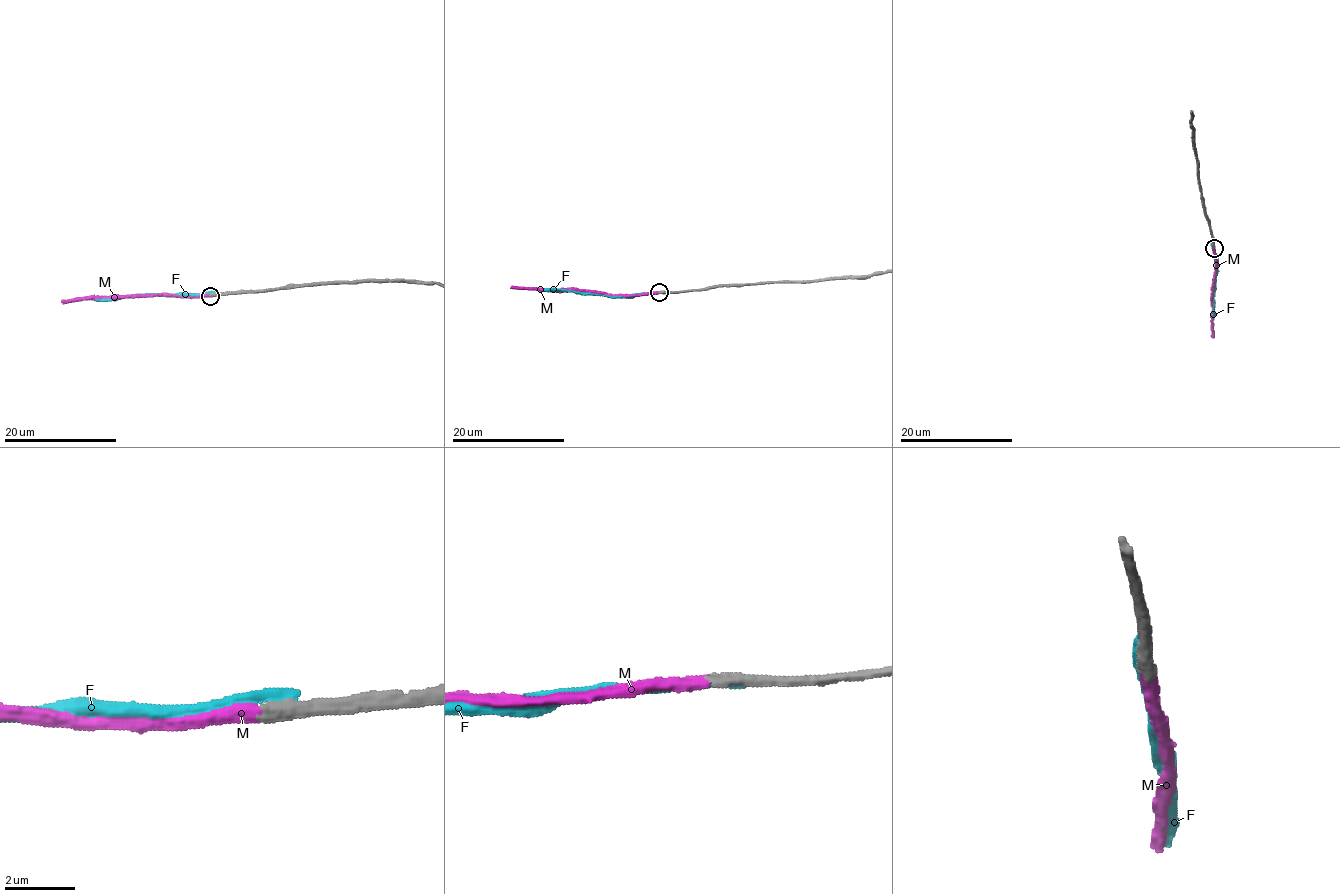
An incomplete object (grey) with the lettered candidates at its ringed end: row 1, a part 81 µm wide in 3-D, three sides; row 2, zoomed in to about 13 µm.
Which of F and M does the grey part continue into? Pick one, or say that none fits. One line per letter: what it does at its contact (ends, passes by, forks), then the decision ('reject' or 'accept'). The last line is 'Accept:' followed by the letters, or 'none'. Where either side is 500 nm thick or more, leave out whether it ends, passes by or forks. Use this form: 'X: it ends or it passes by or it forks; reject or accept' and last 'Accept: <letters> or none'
F: it ends; reject
M: it ends; accept
Accept: M

